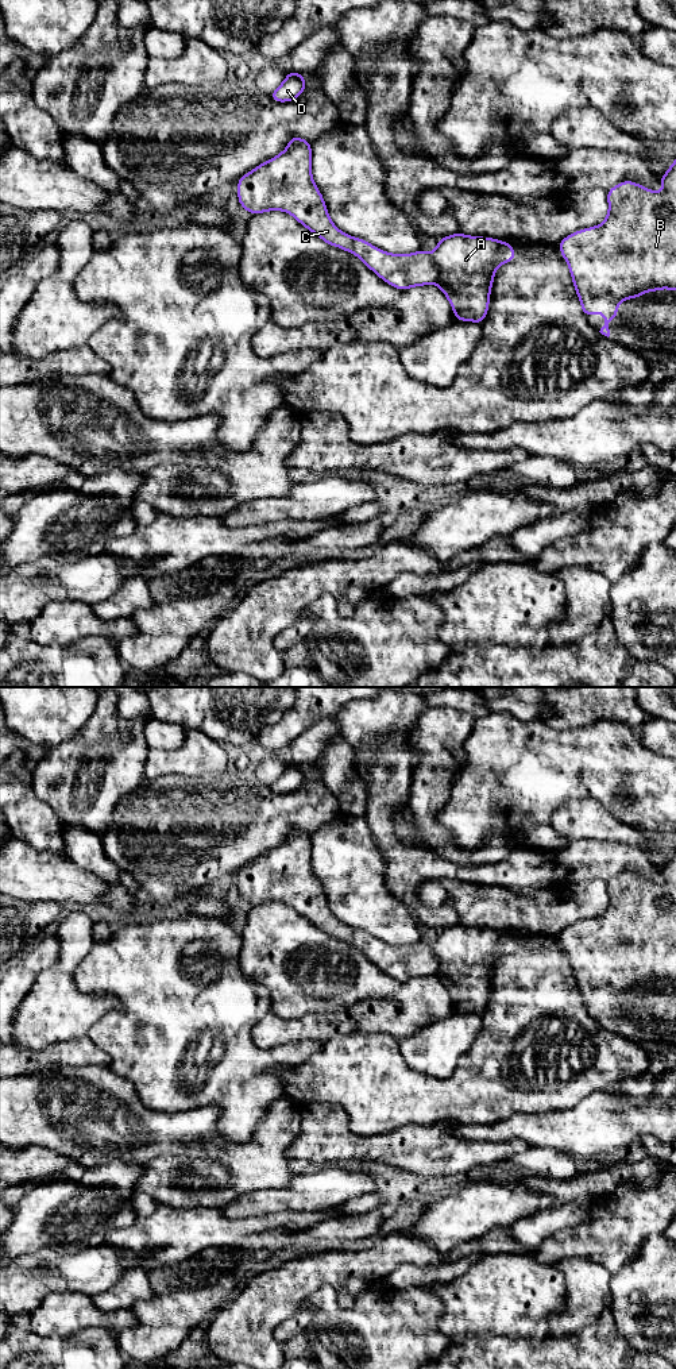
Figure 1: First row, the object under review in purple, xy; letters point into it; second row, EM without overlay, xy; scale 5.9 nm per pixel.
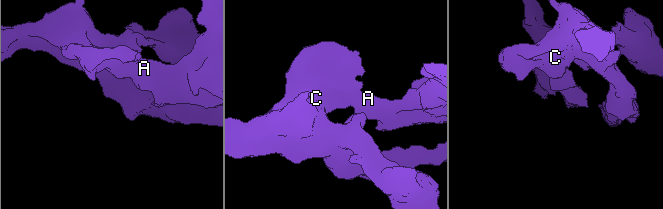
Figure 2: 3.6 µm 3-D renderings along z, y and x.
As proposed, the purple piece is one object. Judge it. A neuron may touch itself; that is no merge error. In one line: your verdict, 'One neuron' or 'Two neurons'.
Two neurons

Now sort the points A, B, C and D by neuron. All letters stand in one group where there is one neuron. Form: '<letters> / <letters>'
A B / C D

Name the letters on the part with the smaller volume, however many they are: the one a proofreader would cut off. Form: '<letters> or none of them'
A, B

